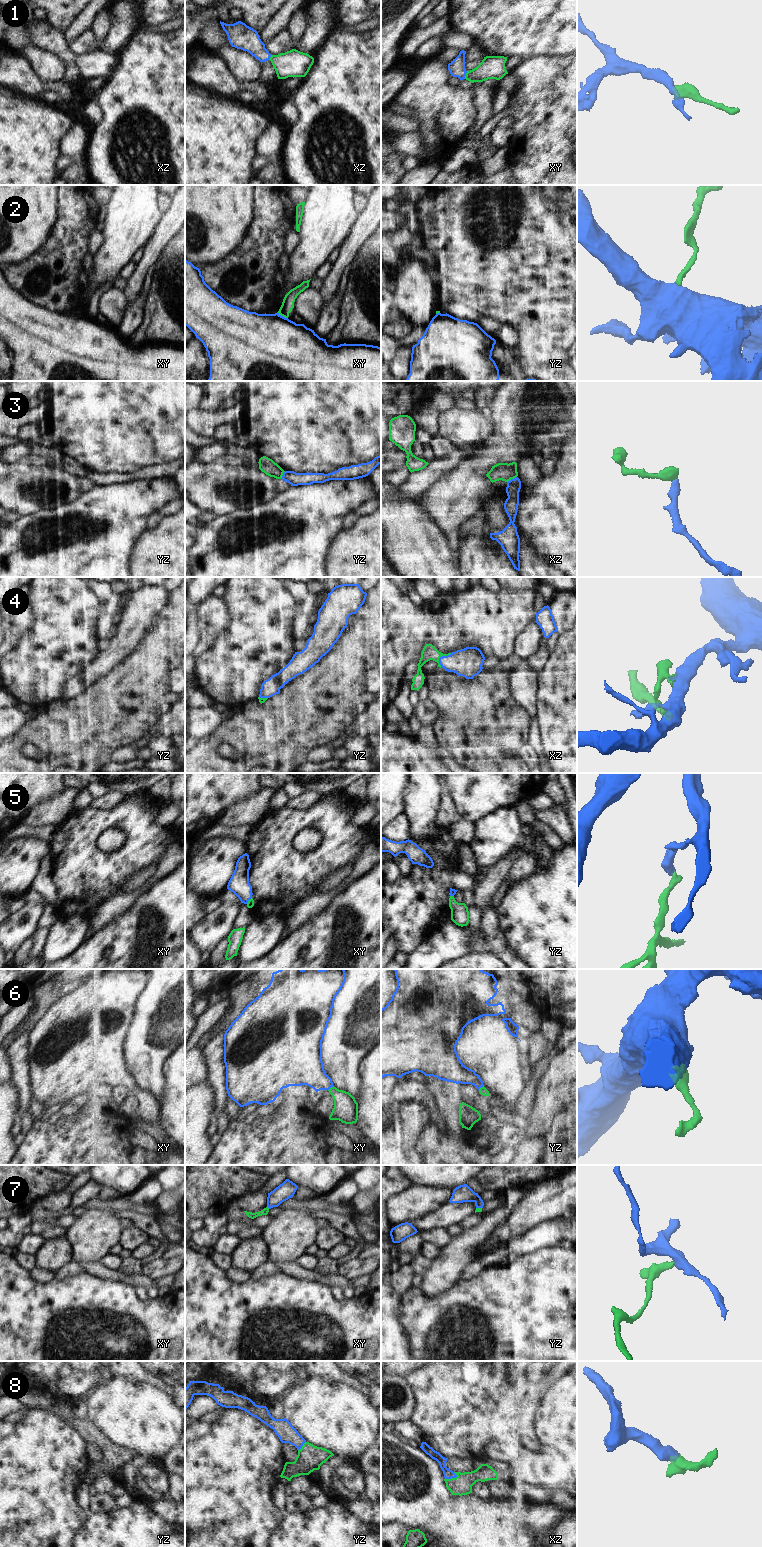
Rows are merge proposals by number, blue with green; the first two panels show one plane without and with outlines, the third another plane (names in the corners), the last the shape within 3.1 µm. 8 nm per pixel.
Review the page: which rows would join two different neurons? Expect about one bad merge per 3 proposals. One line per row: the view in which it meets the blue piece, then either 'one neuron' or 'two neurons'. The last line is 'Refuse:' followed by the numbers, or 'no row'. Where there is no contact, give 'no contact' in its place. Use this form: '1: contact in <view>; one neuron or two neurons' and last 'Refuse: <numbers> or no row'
1: contact in xy; one neuron
2: contact in xy; two neurons
3: contact in xz; two neurons
4: contact in xz; one neuron
5: contact in xy; one neuron
6: contact in xy; one neuron
7: contact in xy; one neuron
8: contact in xz; one neuron
Refuse: 2, 3

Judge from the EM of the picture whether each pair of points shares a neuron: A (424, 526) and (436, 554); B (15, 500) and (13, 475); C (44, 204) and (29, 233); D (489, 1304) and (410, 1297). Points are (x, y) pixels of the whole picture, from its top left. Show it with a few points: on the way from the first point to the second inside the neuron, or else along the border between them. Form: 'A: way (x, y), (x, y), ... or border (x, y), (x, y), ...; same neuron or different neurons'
A: way (424, 533), (424, 542), (429, 547); same neuron
B: way (15, 494), (13, 481); same neuron
C: way (37, 211), (32, 216), (31, 226); same neuron
D: way (469, 1307), (430, 1307); same neuron

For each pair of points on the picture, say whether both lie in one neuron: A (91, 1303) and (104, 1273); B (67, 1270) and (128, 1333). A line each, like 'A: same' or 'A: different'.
A: different
B: different

